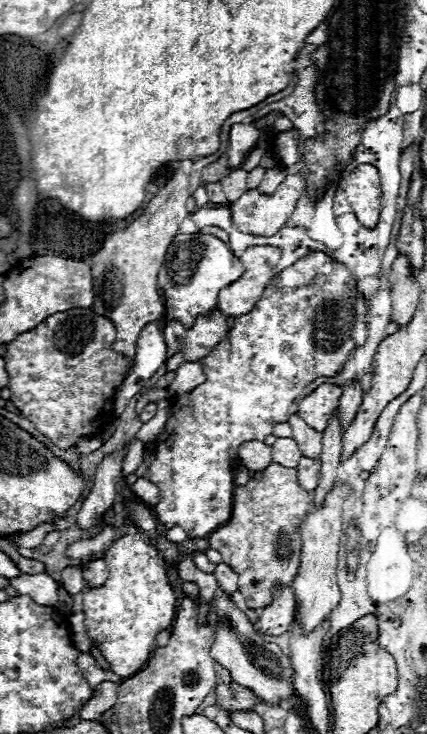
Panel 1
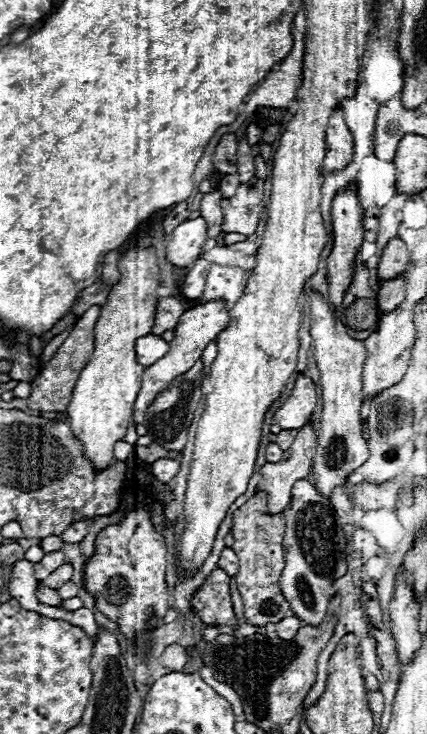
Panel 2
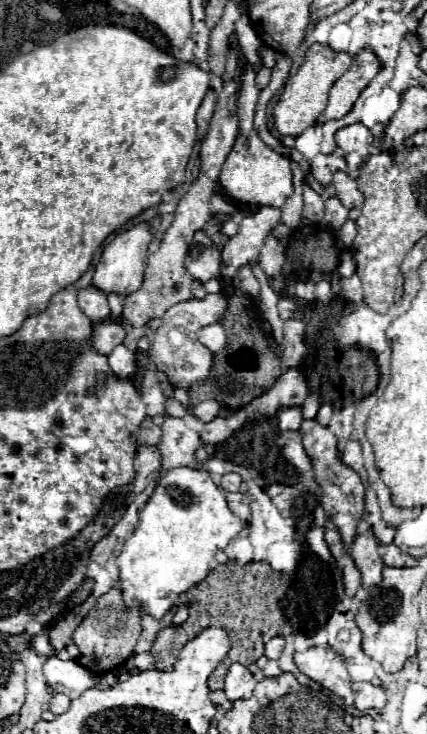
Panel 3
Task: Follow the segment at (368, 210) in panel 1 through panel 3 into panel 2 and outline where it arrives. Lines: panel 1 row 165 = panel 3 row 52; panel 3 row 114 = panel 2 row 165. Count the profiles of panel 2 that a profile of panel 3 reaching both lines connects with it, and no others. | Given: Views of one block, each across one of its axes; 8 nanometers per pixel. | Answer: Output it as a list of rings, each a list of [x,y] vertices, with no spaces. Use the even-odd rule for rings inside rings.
[[[334,110],[326,130],[326,158],[324,170],[342,170],[352,160],[352,134],[348,132],[342,112]]]

